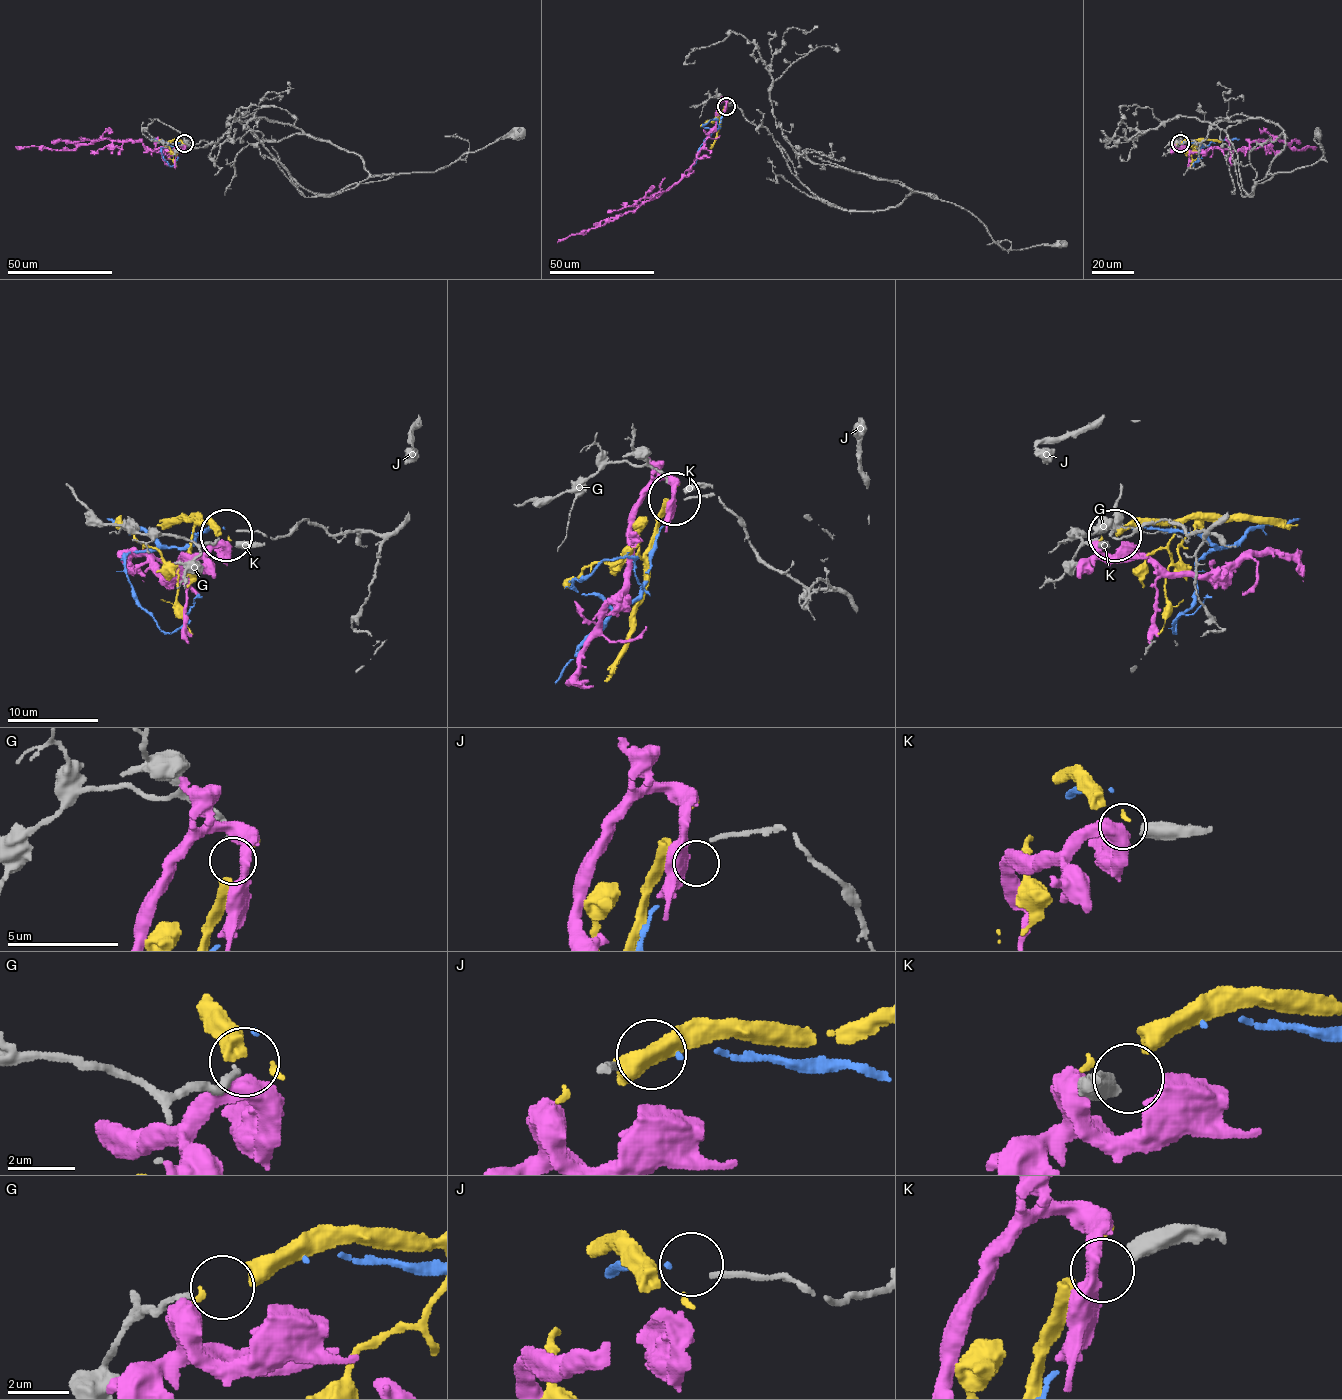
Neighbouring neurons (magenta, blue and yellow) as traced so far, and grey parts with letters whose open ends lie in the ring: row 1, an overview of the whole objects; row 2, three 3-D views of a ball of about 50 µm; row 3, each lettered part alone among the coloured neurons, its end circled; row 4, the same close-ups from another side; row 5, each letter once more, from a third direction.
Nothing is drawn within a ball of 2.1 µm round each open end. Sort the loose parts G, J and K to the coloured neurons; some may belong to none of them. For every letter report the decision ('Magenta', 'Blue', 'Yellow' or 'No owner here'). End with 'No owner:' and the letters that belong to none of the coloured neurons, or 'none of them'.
G: Yellow
J: Blue
K: Magenta
No owner: none of them

